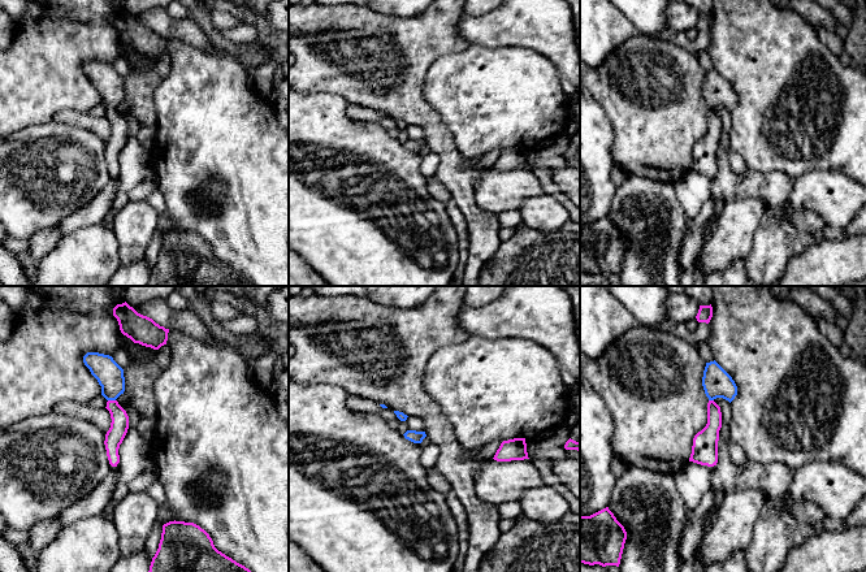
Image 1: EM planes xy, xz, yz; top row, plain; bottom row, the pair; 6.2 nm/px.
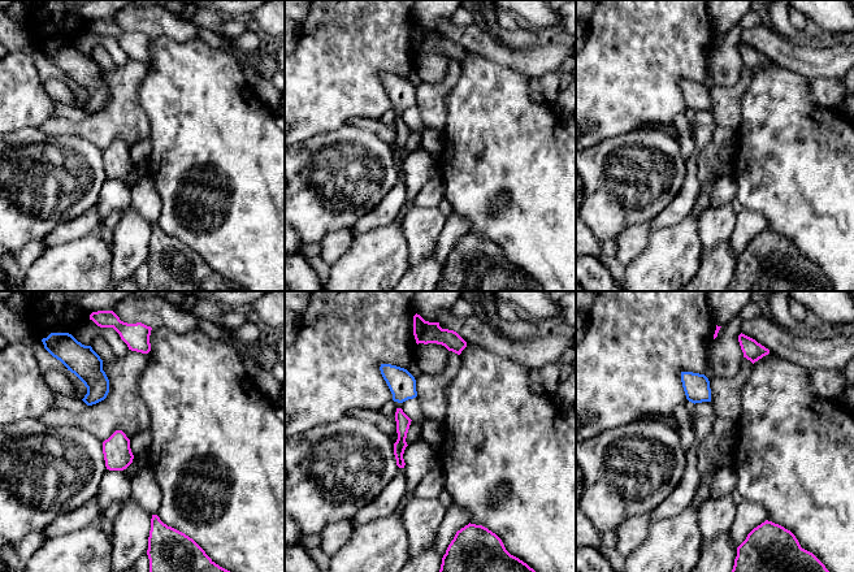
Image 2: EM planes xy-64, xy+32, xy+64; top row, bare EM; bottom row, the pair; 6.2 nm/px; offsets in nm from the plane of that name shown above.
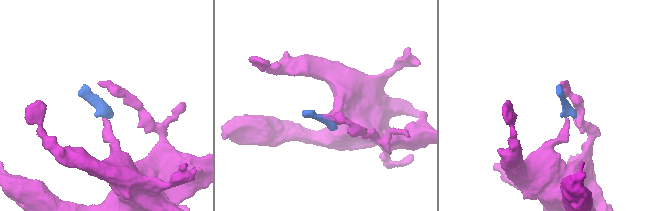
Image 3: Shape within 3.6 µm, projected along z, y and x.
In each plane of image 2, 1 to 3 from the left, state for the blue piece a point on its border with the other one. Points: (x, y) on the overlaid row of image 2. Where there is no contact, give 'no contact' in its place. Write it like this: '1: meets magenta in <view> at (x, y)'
1: no contact
2: no contact
3: no contact

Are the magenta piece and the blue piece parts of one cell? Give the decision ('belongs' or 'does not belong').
belongs

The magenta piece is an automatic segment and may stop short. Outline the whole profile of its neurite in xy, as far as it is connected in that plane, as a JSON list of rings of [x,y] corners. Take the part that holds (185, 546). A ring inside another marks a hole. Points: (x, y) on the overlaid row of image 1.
[[[194,523],[163,525],[159,549],[148,572],[251,572],[218,551],[209,534]]]

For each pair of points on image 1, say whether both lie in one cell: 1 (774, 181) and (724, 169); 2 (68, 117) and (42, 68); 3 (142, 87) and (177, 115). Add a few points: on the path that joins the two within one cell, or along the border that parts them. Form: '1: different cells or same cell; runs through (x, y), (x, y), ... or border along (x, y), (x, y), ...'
1: same cell; runs through (761, 183), (736, 182)
2: different cells; border along (86, 112), (60, 111), (51, 120)
3: different cells; border along (169, 69), (169, 73), (154, 91), (155, 125)

